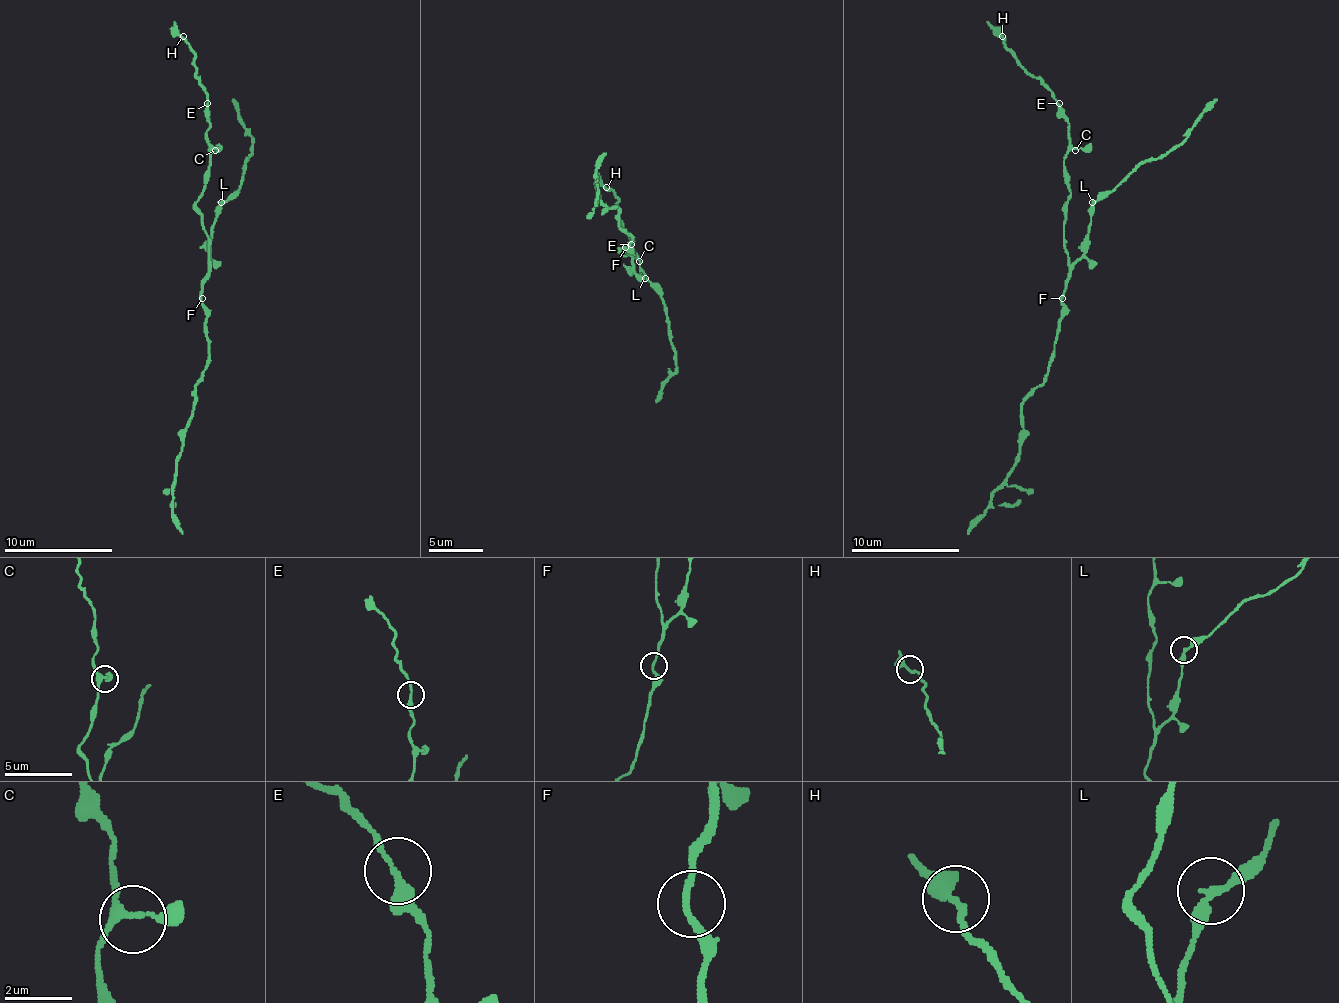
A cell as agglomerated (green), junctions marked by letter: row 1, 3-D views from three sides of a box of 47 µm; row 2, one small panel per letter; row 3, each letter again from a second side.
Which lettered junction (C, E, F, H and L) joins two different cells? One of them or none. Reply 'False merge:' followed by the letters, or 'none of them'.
False merge: none of them

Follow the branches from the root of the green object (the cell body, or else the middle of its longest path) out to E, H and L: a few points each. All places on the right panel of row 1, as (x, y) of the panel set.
E: (1070, 274), (1064, 247), (1064, 209), (1070, 193), (1064, 155), (1070, 144), (1070, 128), (1064, 109), (1059, 103)
H: (1070, 274), (1064, 247), (1070, 193), (1064, 168), (1067, 117), (1002, 36)
L: (1070, 274), (1070, 266), (1083, 252), (1083, 239), (1091, 220), (1091, 201)

